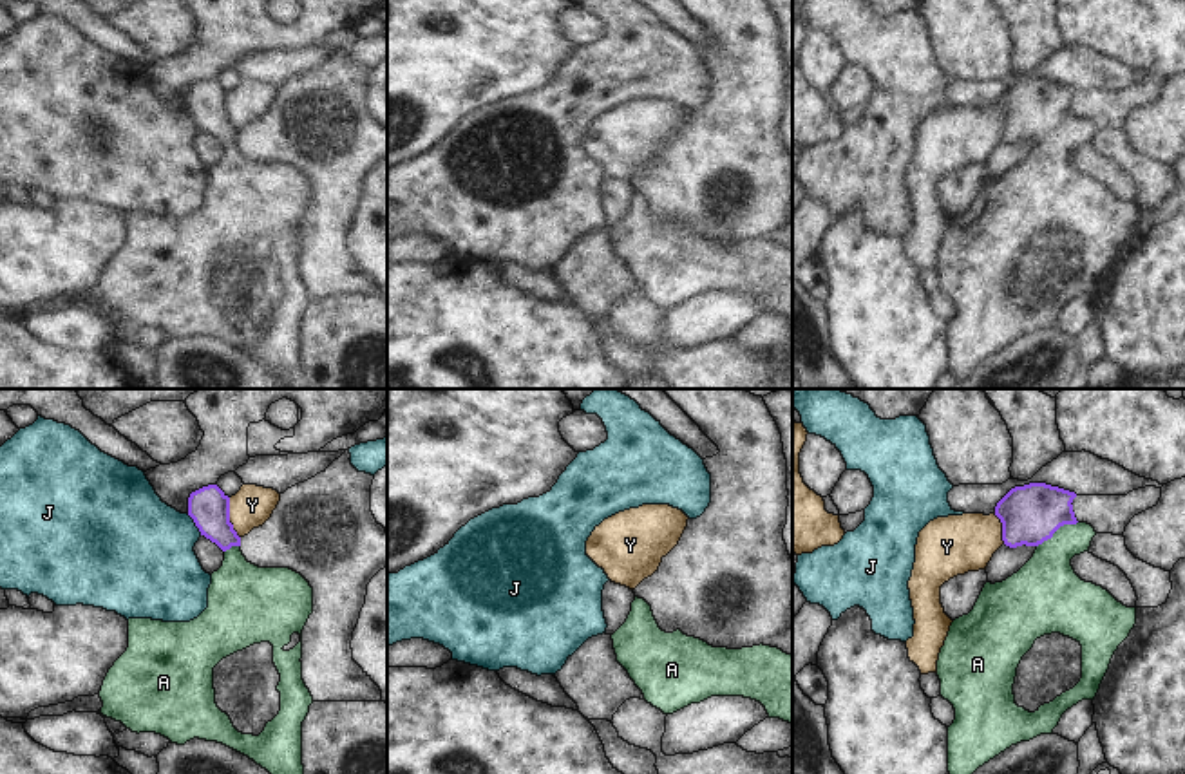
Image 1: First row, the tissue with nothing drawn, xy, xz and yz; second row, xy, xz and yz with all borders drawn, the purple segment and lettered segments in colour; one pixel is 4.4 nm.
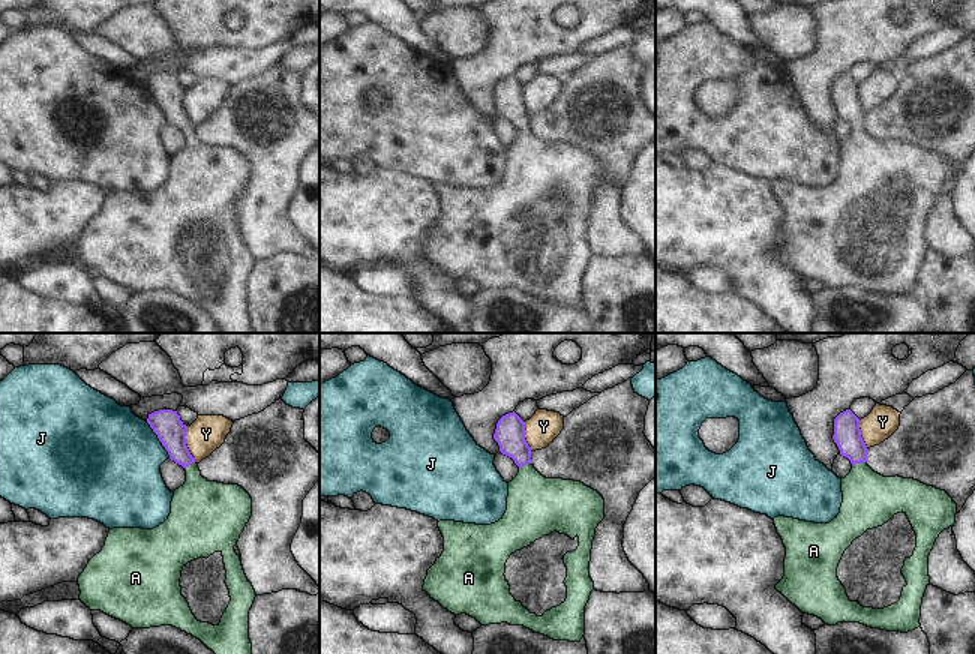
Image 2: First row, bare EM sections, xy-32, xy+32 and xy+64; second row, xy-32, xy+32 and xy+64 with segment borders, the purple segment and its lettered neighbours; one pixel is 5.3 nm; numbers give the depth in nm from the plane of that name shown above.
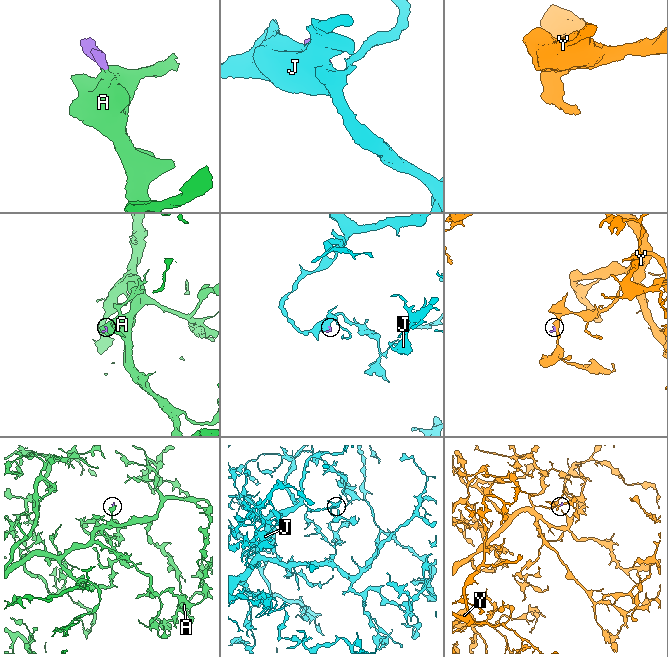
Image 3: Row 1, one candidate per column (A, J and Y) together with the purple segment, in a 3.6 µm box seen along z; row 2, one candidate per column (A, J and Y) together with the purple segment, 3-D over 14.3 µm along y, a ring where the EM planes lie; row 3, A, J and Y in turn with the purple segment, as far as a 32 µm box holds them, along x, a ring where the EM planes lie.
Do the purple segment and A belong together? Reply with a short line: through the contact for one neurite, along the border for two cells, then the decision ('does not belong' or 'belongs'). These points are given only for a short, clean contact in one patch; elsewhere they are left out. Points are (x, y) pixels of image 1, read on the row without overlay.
yz (1030, 109), (1042, 111), (1057, 123), (1057, 140), (1046, 178) | belongs

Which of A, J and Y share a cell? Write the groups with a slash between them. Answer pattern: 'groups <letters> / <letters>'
groups A / J / Y

